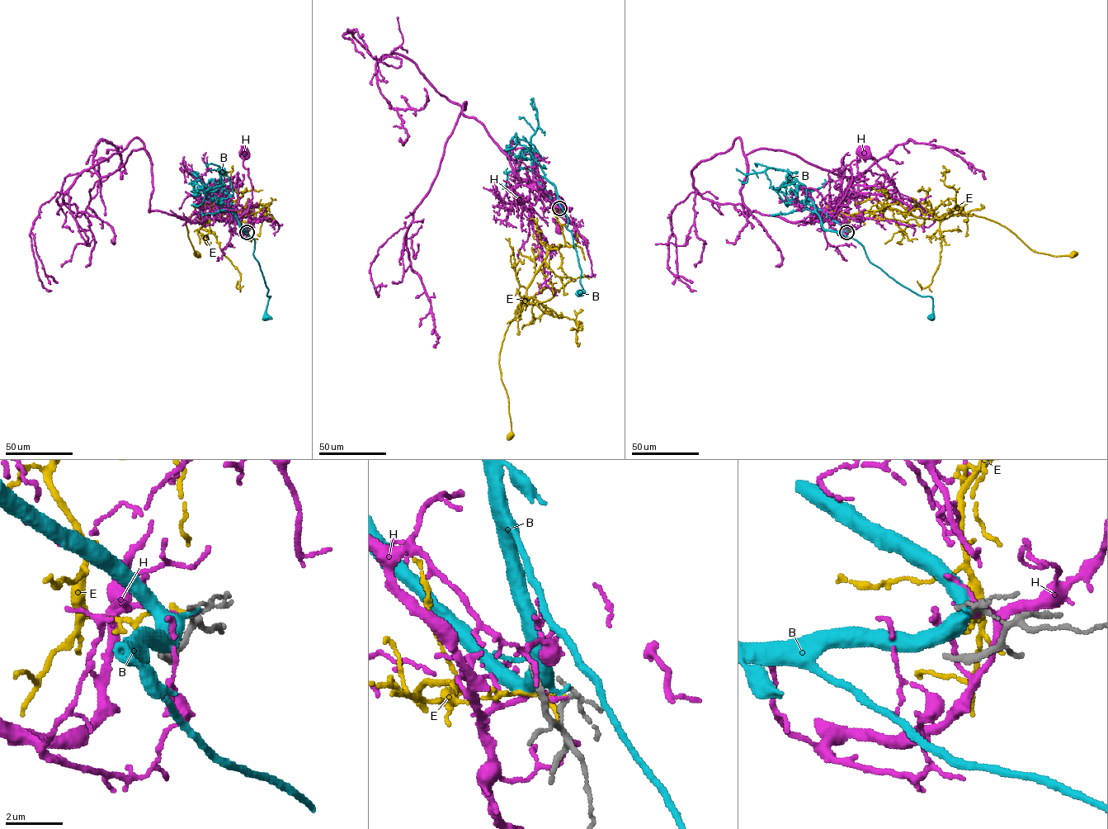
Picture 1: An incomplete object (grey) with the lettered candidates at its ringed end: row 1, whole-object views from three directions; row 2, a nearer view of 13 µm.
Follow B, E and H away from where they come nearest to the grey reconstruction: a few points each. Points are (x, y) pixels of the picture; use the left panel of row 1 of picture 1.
B: (248, 229), (247, 234), (254, 239), (253, 255), (268, 289), (266, 295), (270, 296), (266, 317)
E: (247, 229), (242, 229), (241, 218), (250, 207), (236, 205), (209, 220), (191, 214), (186, 225), (196, 254)
H: (248, 229), (239, 235), (229, 225), (247, 211), (251, 203), (252, 186), (240, 154), (246, 153)

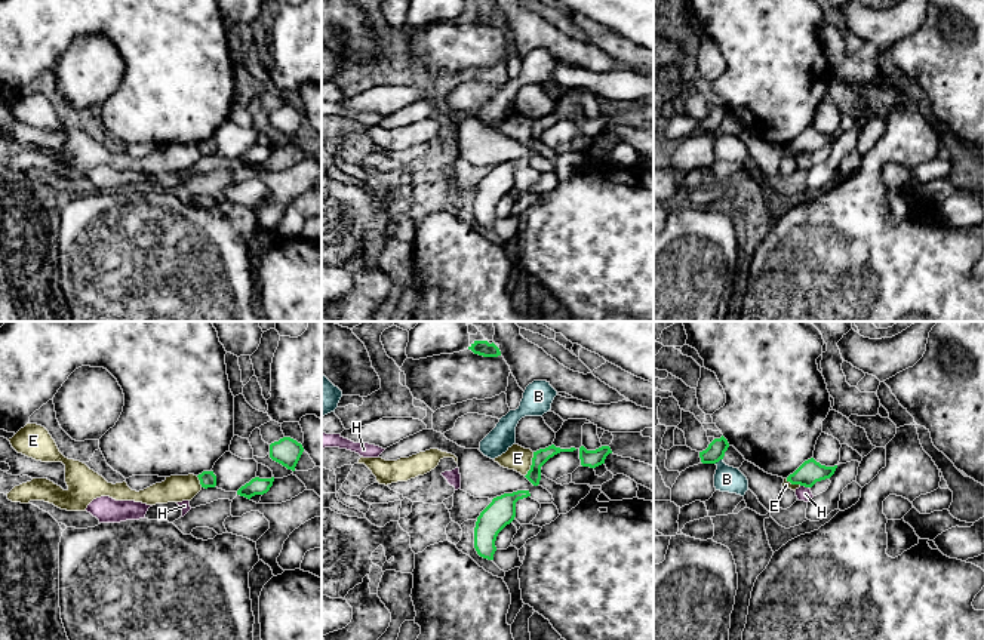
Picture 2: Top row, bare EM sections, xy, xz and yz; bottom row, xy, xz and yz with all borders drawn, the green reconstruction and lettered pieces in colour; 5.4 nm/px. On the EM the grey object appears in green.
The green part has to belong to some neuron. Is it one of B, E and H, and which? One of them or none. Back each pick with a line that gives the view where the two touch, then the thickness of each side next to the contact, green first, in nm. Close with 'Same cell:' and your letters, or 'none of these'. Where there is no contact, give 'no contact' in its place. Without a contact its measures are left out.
Same cell: none of these

